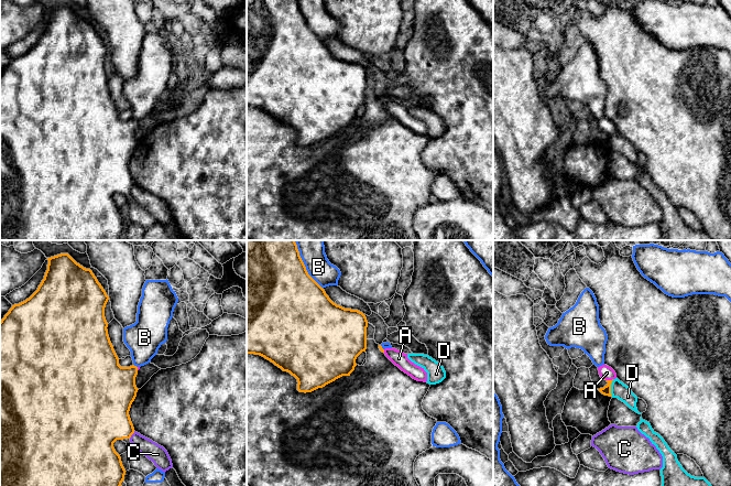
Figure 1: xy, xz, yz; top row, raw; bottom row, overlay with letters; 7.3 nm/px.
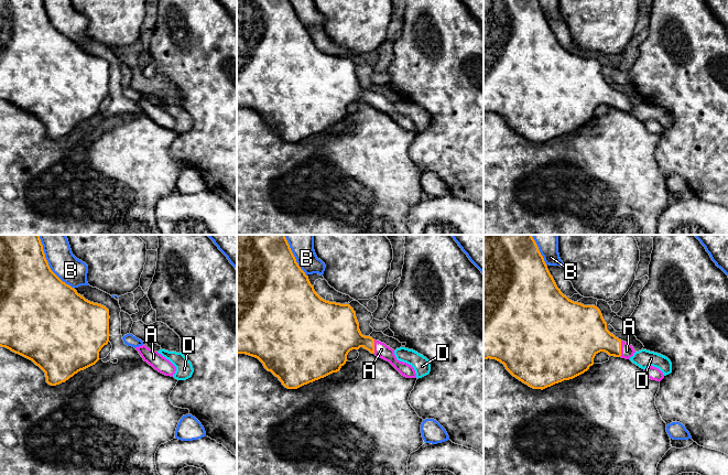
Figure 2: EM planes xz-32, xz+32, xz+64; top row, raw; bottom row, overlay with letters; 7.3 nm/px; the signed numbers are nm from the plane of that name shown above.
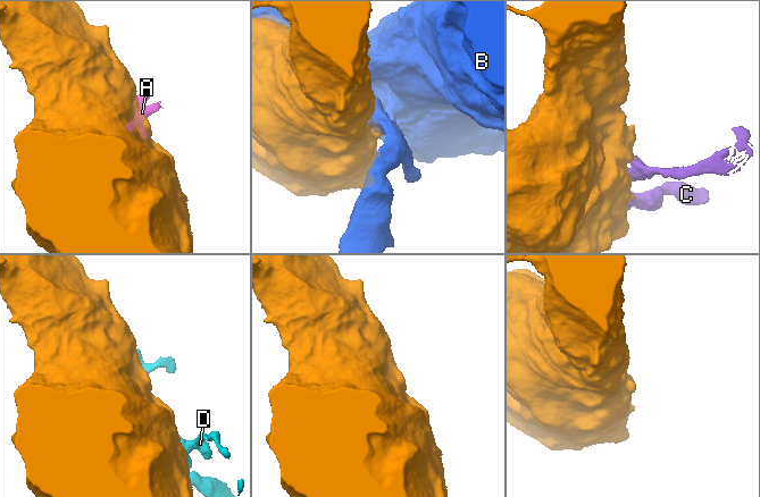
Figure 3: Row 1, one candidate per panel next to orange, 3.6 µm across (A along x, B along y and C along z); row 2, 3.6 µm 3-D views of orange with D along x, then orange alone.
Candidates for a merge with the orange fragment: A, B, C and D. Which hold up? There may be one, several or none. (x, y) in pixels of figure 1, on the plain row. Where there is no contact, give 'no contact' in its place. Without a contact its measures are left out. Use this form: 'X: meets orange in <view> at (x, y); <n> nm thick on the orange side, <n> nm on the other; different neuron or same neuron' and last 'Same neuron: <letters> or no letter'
A: meets orange in yz at (609, 133); 70 nm thick on the orange side, 100 nm on the other; same neuron
B: meets orange in xz at (305, 21); 500 nm thick on the orange side, 180 nm on the other; different neuron
C: meets orange in xy at (132, 186); 380 nm thick on the orange side, 140 nm on the other; different neuron
D: meets orange in yz at (610, 141); 70 nm thick on the orange side, 120 nm on the other; different neuron
Same neuron: A

